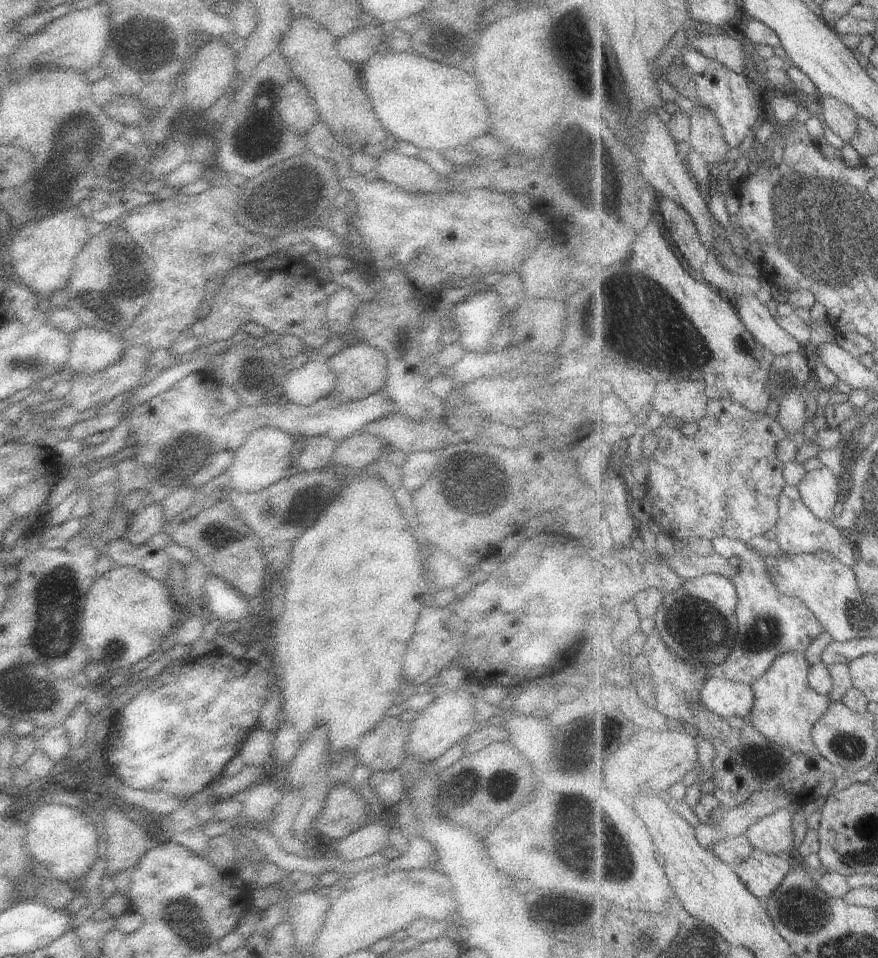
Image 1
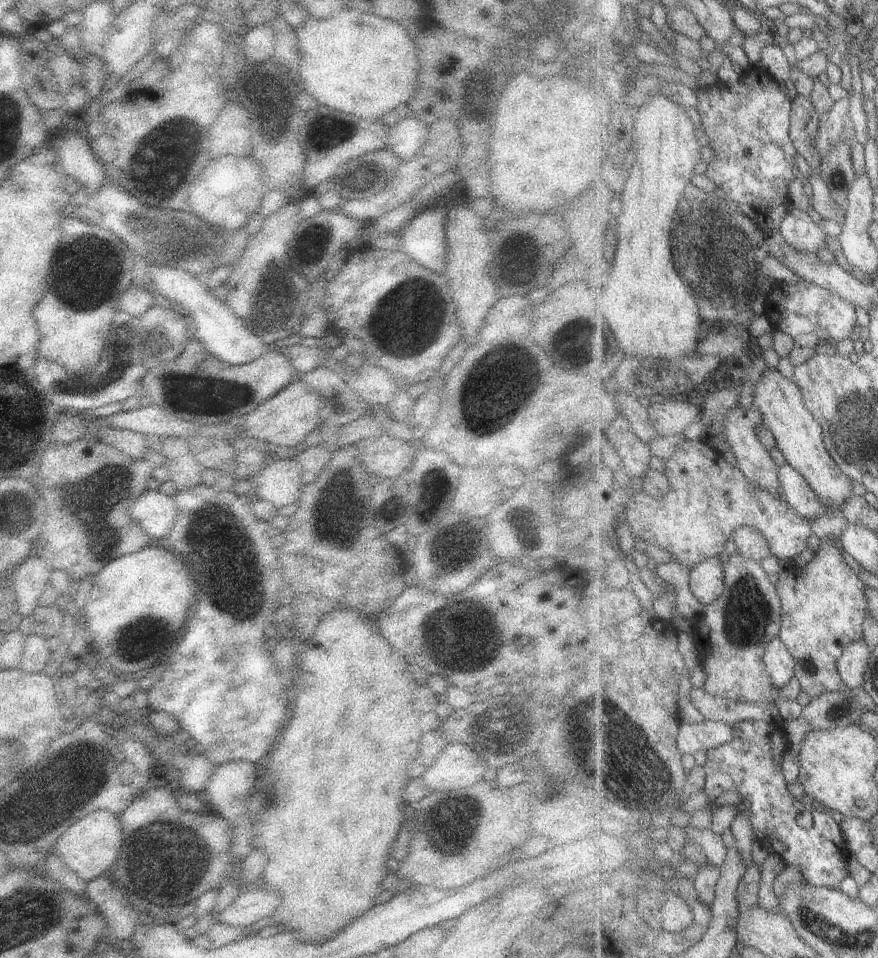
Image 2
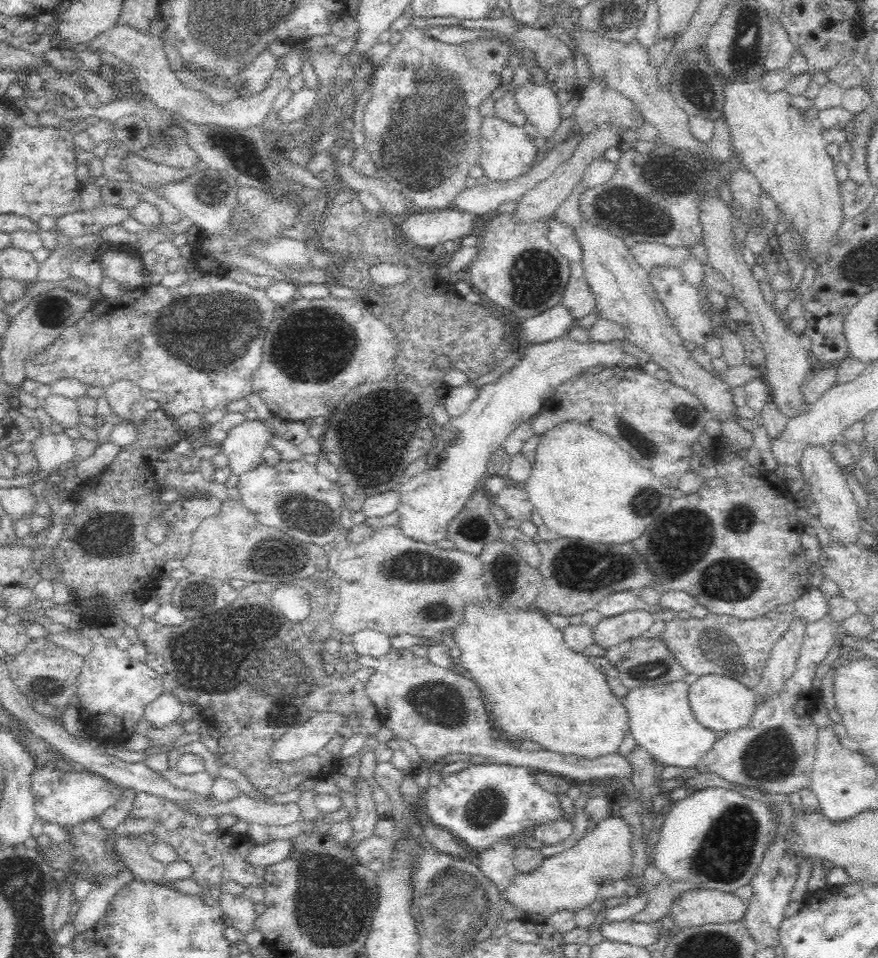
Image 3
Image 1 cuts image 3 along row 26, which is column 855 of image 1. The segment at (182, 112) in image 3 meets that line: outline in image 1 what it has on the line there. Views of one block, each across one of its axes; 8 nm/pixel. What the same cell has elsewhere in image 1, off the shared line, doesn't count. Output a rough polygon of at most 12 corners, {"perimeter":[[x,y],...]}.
{"perimeter":[[819,96],[825,122],[845,144],[859,128],[858,112],[835,97]]}

